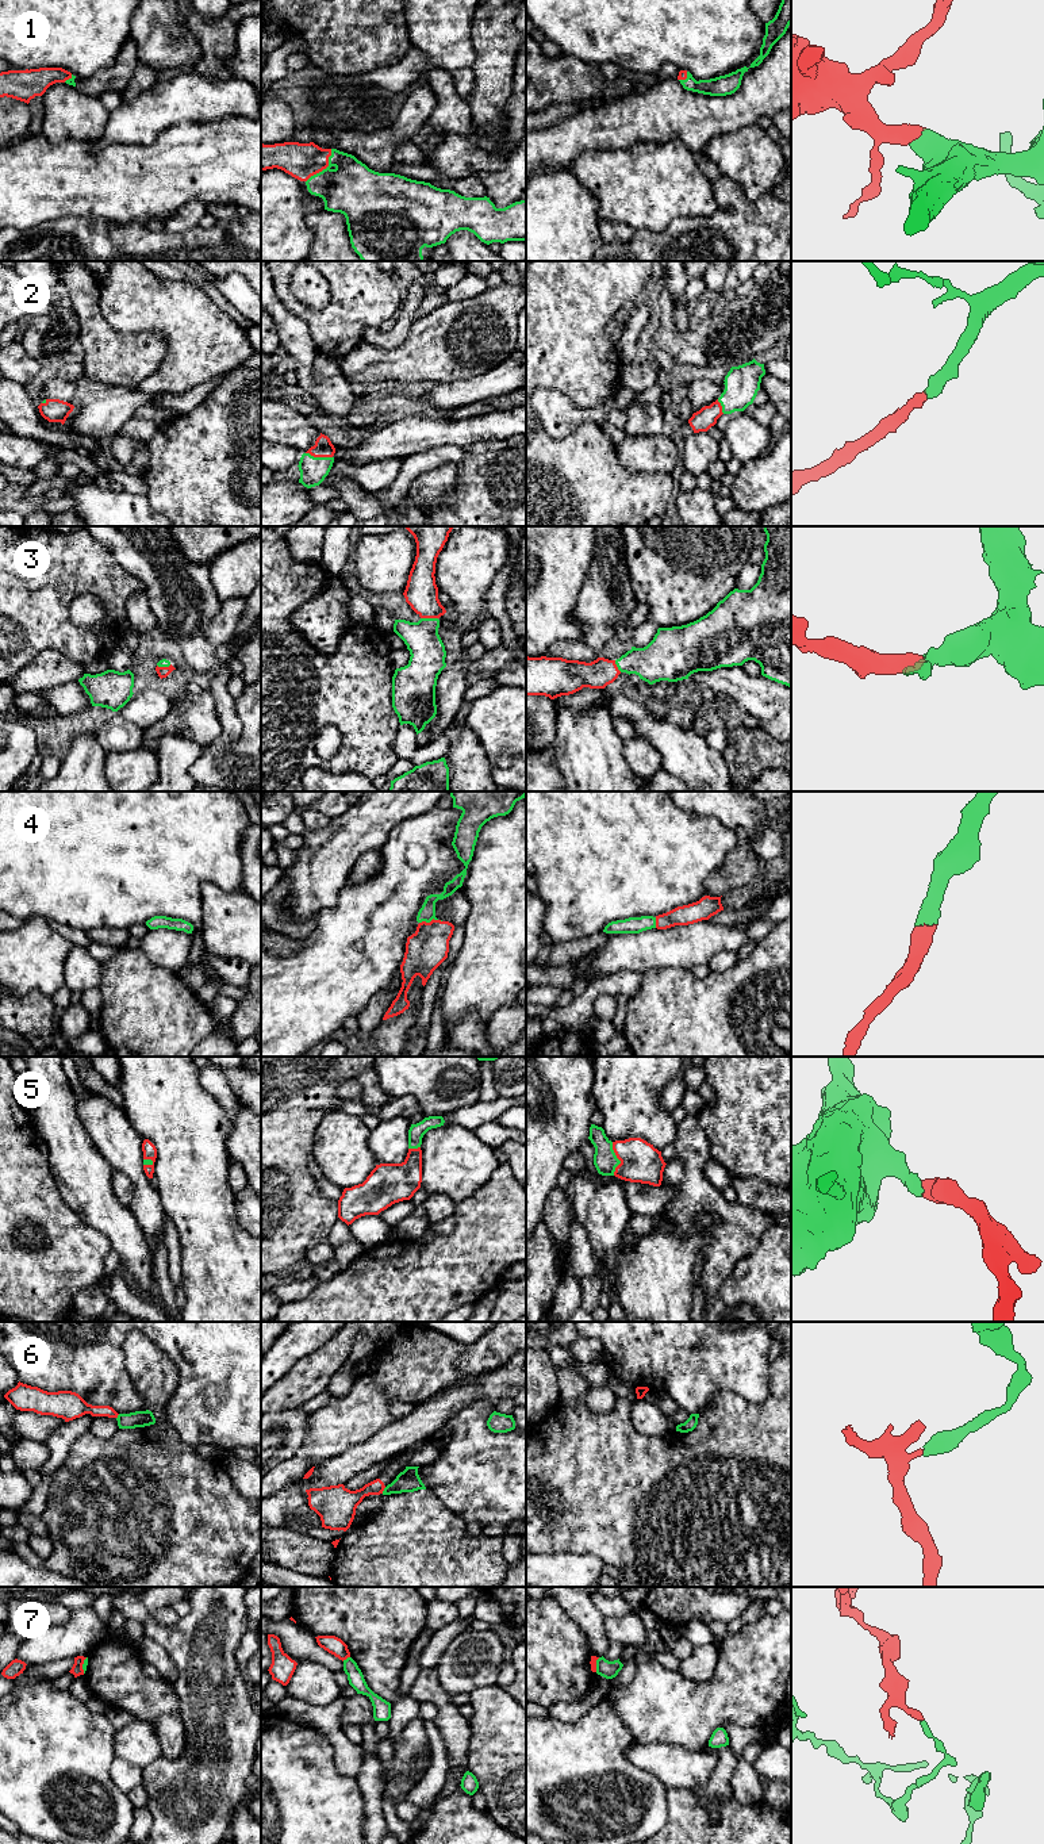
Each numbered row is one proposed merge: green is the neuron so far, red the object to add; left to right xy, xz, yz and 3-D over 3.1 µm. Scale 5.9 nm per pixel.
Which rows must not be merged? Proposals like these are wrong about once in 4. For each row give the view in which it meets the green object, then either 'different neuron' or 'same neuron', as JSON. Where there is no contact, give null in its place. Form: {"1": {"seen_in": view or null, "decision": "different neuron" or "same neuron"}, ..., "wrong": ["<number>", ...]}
{"1": {"seen_in": "xz", "decision": "same neuron"}, "2": {"seen_in": "xz", "decision": "same neuron"}, "3": {"seen_in": "xz", "decision": "same neuron"}, "4": {"seen_in": "xz", "decision": "same neuron"}, "5": {"seen_in": "yz", "decision": "same neuron"}, "6": {"seen_in": "xz", "decision": "same neuron"}, "7": {"seen_in": "xz", "decision": "different neuron"}, "wrong": ["7"]}

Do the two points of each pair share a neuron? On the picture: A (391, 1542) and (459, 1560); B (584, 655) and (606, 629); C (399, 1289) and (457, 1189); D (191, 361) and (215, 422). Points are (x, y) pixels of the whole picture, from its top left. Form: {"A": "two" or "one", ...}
{"A": "one", "B": "two", "C": "two", "D": "two"}

